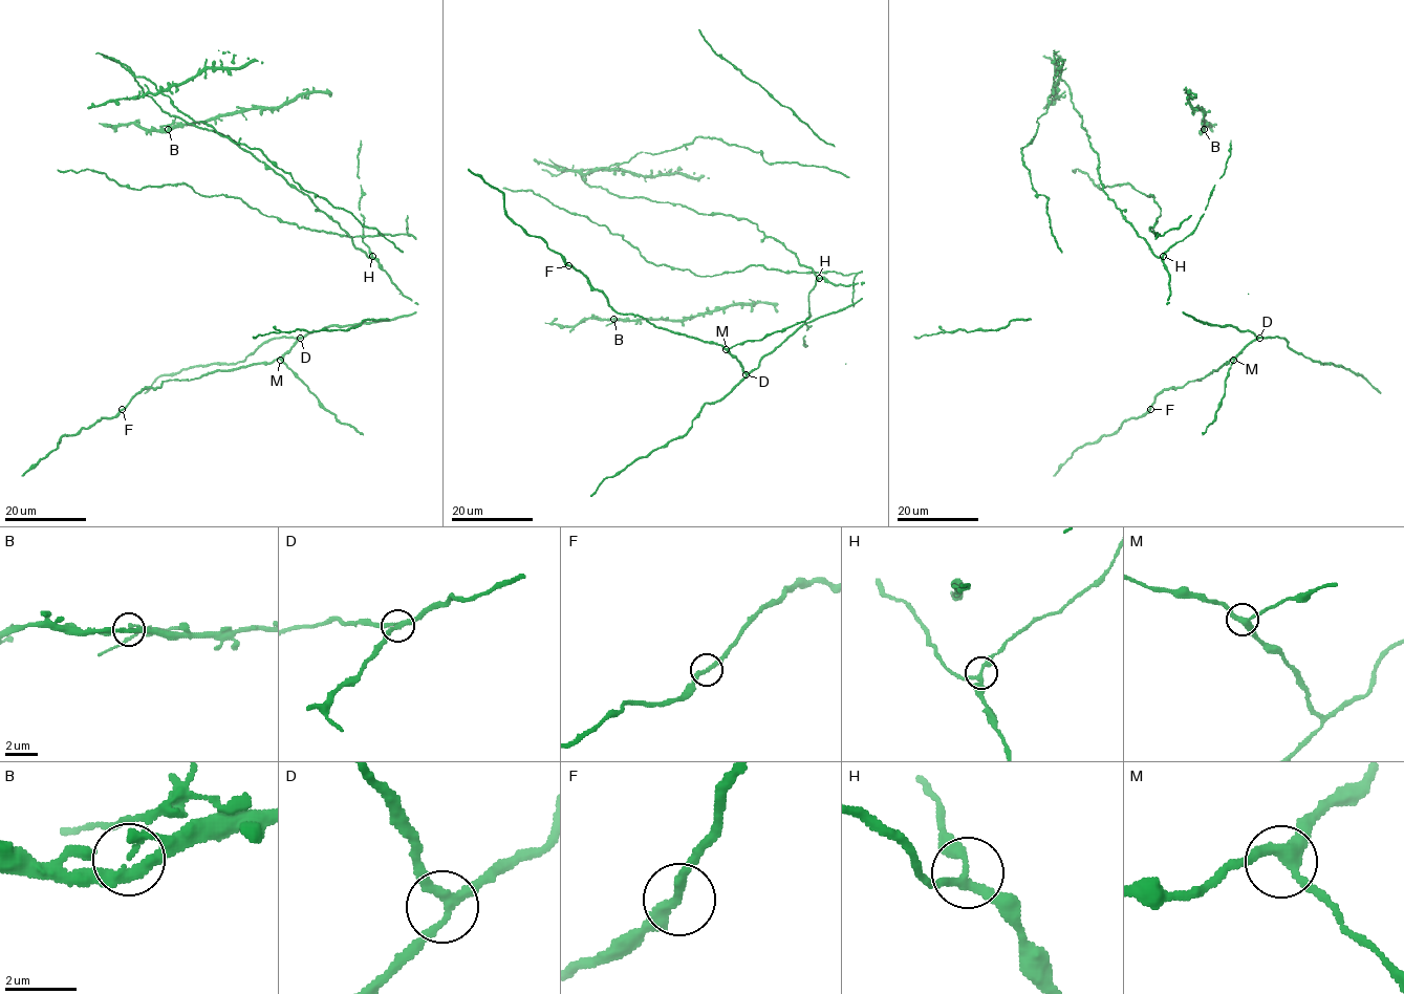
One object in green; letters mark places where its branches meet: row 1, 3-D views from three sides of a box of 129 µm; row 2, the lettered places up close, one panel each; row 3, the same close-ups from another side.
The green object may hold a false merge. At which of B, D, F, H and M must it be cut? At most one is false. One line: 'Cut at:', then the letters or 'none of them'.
Cut at: B

